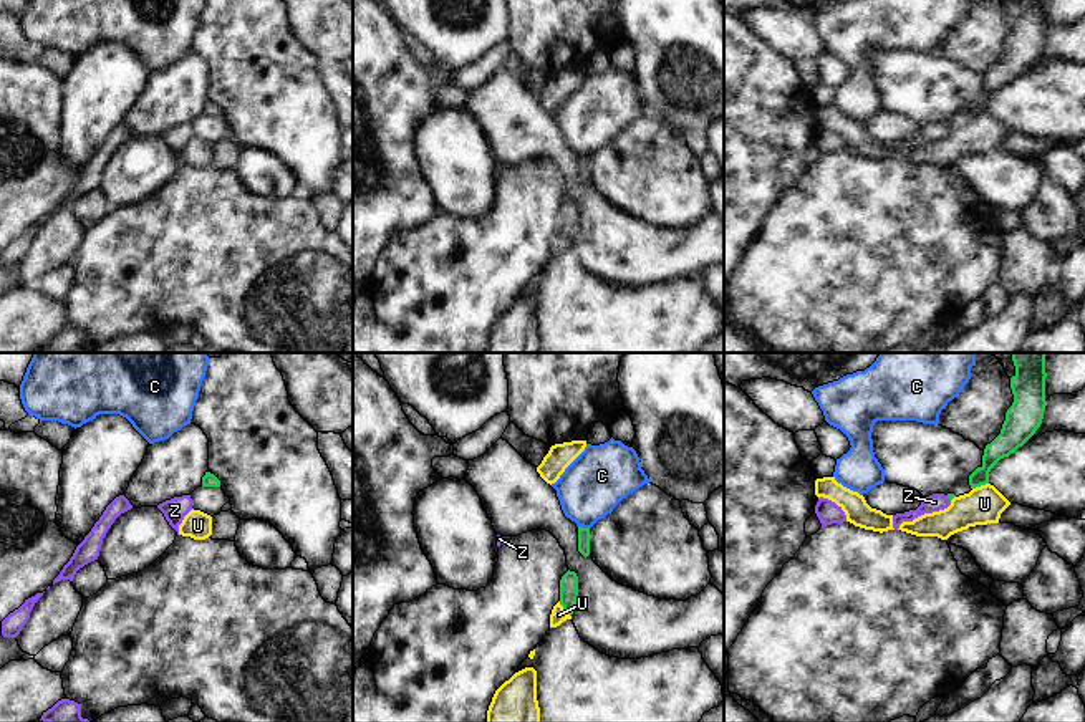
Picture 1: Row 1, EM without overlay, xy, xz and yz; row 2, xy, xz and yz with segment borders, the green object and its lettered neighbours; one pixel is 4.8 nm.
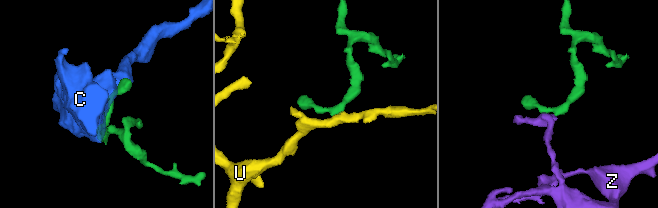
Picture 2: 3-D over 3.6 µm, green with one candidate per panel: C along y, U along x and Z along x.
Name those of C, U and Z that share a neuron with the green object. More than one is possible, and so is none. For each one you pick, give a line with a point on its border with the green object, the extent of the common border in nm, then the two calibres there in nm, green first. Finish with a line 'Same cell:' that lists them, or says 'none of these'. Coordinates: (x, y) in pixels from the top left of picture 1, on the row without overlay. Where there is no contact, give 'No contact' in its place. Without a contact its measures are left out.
Z: Touches green at yz (948, 126). Shared border 40 nm. Thickness 30 nm (green) against 90 nm
Same cell: Z

